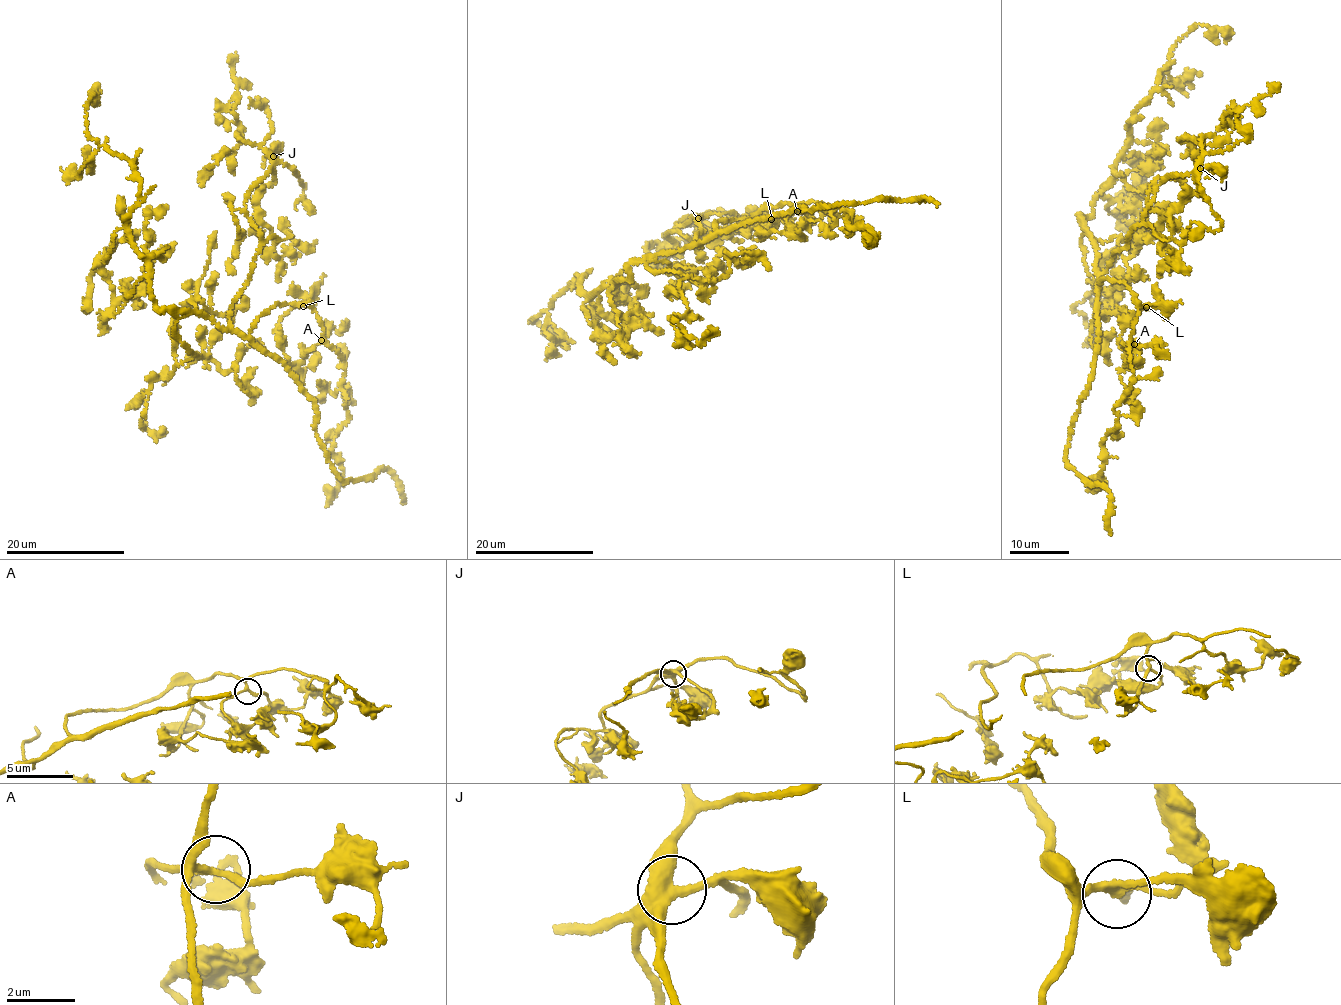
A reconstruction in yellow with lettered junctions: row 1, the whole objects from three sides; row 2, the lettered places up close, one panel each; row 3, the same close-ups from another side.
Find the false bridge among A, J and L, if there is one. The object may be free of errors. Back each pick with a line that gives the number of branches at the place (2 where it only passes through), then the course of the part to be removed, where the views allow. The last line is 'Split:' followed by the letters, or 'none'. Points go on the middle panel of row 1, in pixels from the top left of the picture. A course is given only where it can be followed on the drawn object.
Split: none

